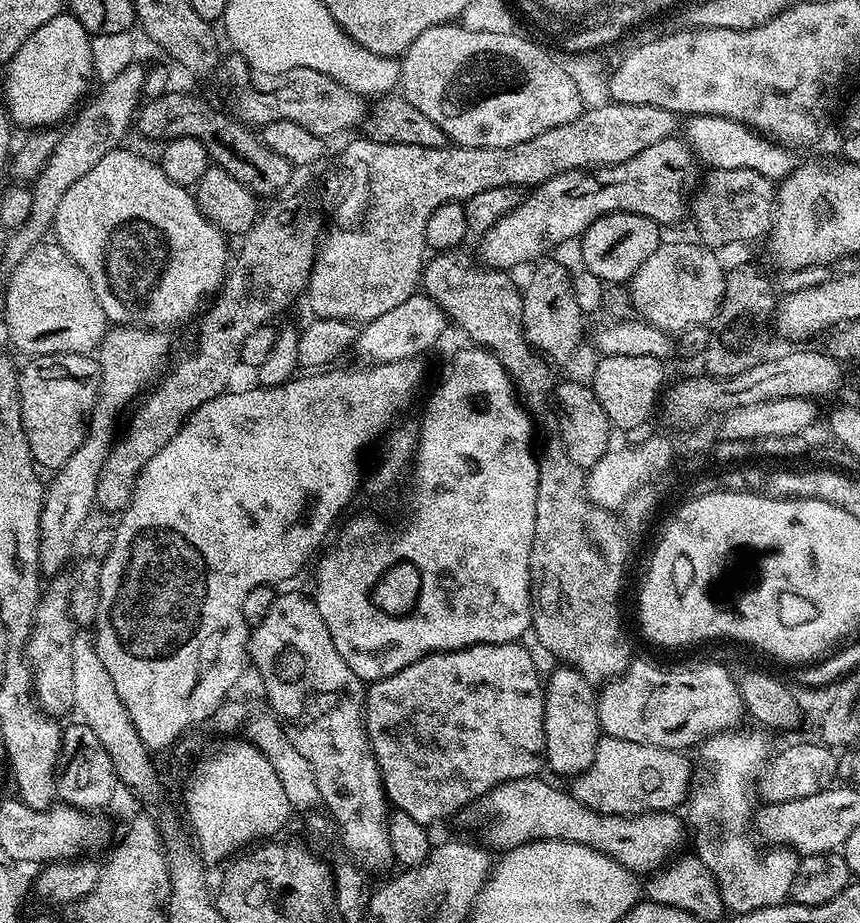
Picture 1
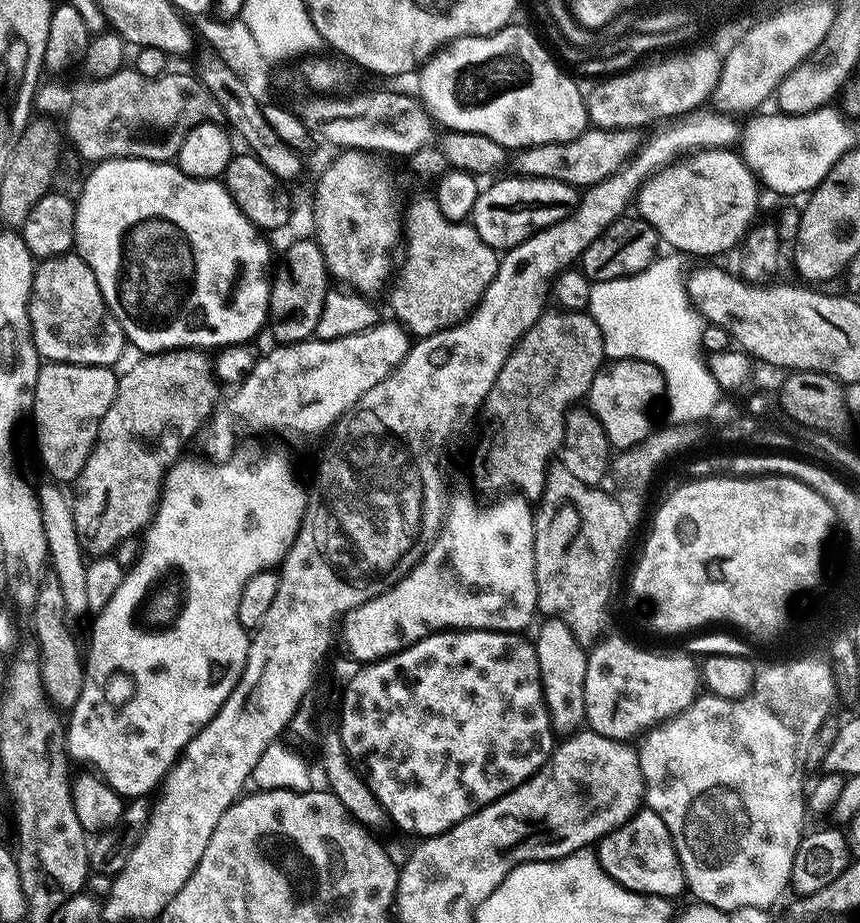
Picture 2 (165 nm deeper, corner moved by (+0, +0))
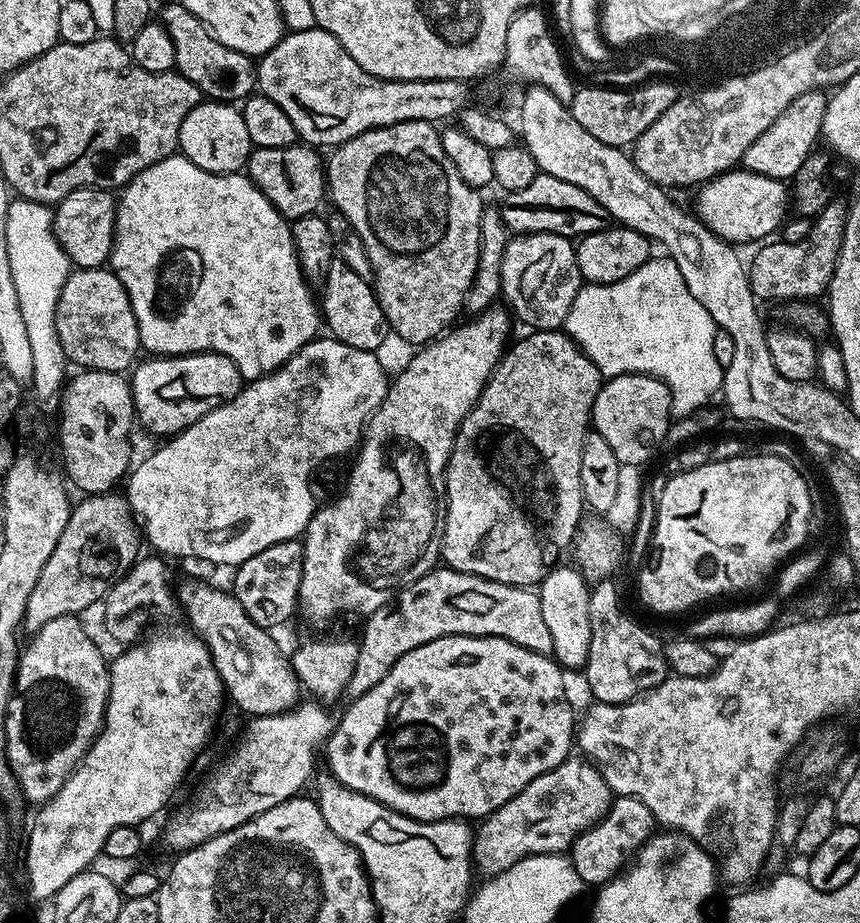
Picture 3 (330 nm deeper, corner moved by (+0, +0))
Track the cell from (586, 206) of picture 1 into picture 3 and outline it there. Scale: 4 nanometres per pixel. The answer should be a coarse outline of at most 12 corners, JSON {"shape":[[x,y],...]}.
{"shape":[[729,170],[701,183],[695,215],[733,246],[777,231],[785,181]]}

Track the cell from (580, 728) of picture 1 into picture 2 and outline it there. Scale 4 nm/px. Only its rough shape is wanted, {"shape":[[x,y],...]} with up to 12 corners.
{"shape":[[566,622],[535,629],[553,729],[585,723],[588,652]]}

